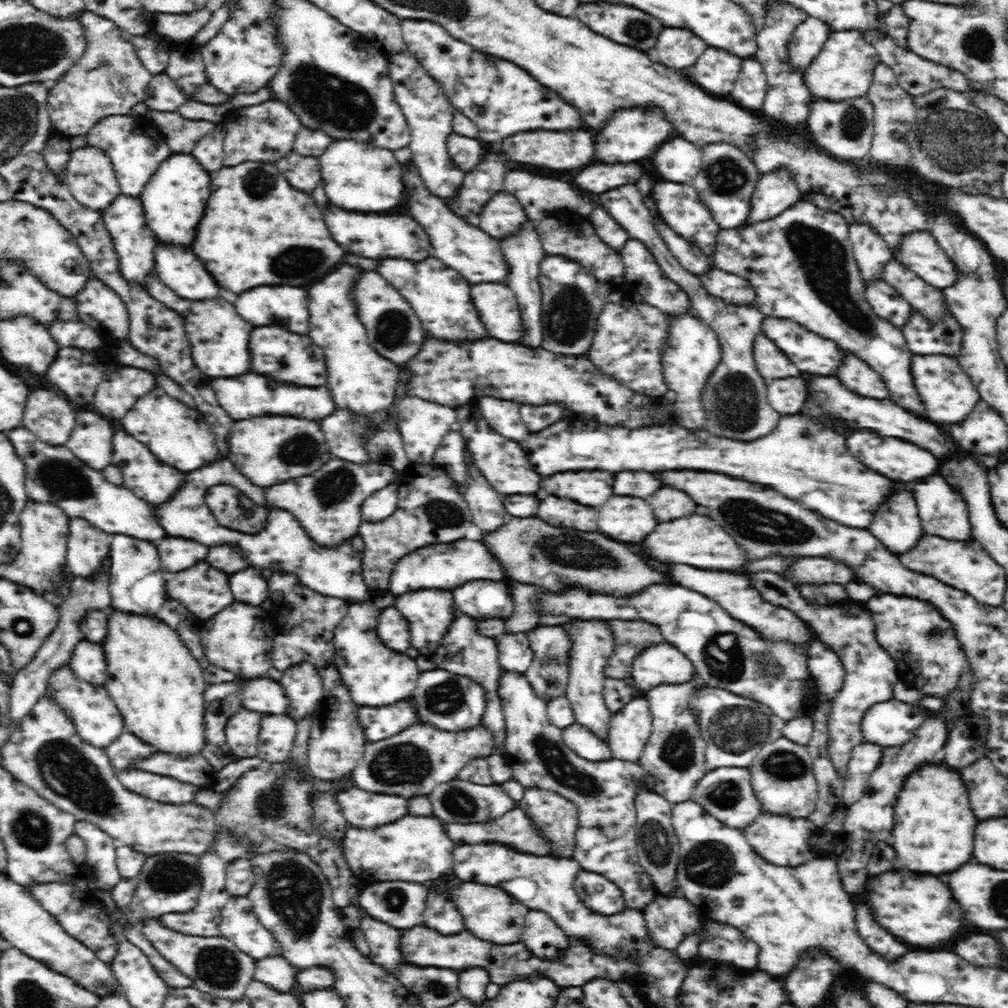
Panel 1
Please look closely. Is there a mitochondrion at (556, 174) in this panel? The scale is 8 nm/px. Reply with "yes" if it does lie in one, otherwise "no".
no

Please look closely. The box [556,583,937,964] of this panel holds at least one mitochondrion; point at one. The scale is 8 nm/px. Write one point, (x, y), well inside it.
(725, 660)

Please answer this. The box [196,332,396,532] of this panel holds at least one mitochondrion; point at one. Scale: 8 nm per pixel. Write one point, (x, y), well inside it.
(340, 482)

